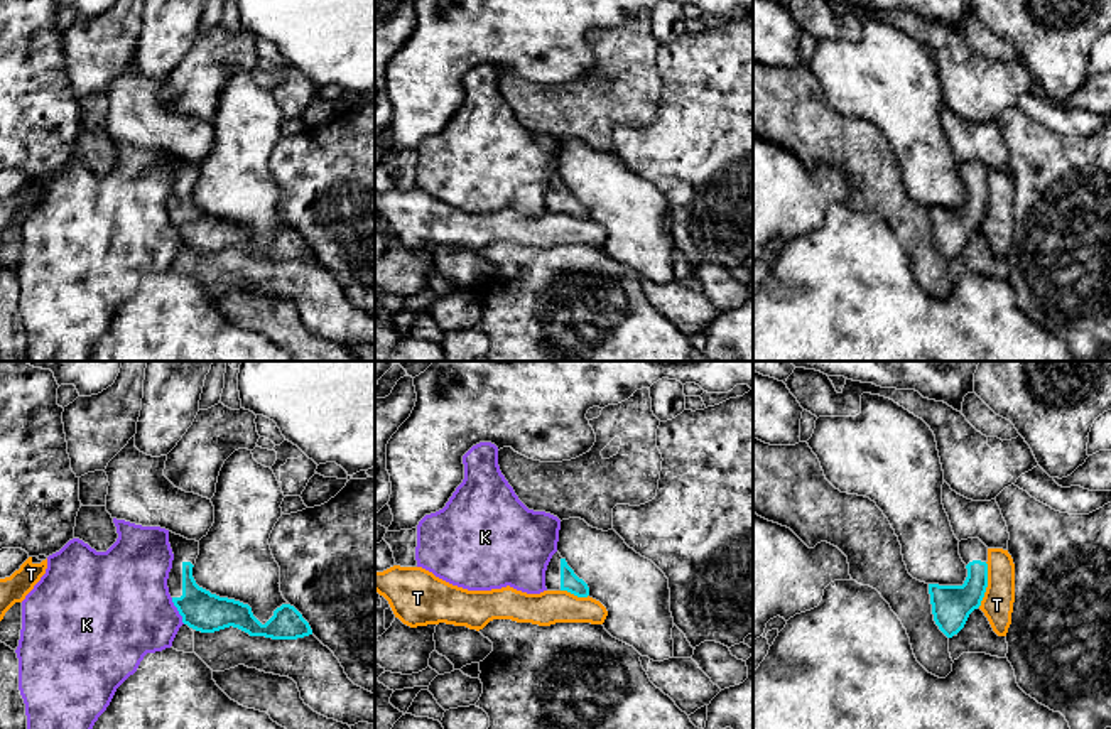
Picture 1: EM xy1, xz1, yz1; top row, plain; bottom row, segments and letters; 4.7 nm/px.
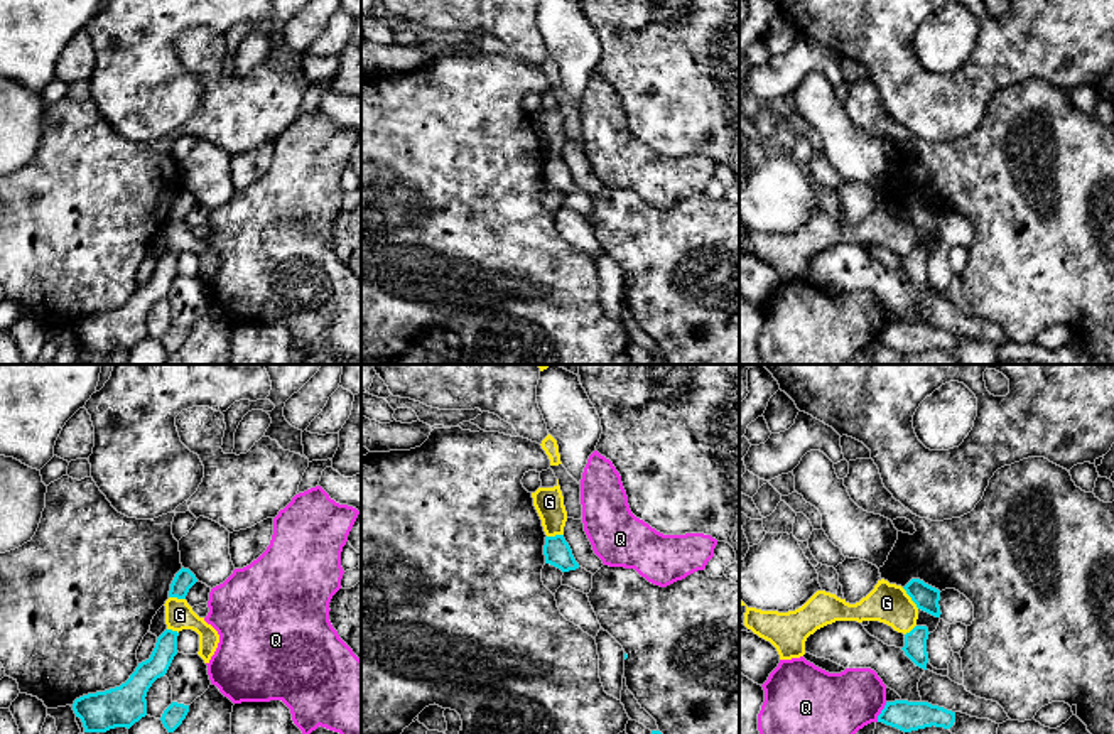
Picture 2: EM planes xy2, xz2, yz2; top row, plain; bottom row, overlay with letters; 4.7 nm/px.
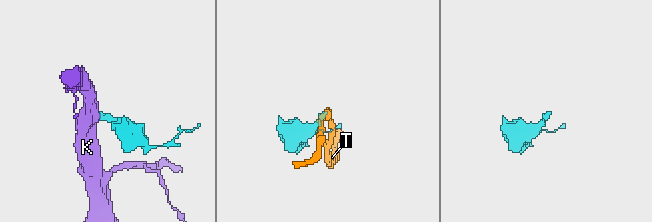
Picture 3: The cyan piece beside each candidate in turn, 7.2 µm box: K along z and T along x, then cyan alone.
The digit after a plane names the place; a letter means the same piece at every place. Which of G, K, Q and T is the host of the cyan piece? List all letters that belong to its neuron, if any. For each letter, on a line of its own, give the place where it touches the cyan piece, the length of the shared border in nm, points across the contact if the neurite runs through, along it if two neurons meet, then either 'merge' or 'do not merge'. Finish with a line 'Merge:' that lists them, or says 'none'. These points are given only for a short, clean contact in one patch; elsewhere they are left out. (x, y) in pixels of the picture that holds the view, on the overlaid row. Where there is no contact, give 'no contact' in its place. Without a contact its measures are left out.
G: meets cyan in yz2 at (910, 596); contact 130 nm long; border along yz2 (902, 588), (919, 608); do not merge
K: meets cyan in xy1 at (178, 610); contact 140 nm long; border along xy1 (171, 598), (184, 623); do not merge
Q: meets cyan in yz2 at (881, 712); contact 110 nm long; border along yz2 (886, 702), (876, 721); do not merge
T: meets cyan in yz1 at (986, 584); contact 220 nm long; border along yz1 (986, 562), (986, 591), (978, 606); do not merge
Merge: none

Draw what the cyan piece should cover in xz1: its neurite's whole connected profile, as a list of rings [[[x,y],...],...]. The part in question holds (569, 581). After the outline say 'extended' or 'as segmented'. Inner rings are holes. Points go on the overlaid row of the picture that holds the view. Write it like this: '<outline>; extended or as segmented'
[[[559,552],[552,555],[547,565],[545,587],[547,591],[567,591],[577,597],[589,596],[588,584],[574,574]]]; extended

